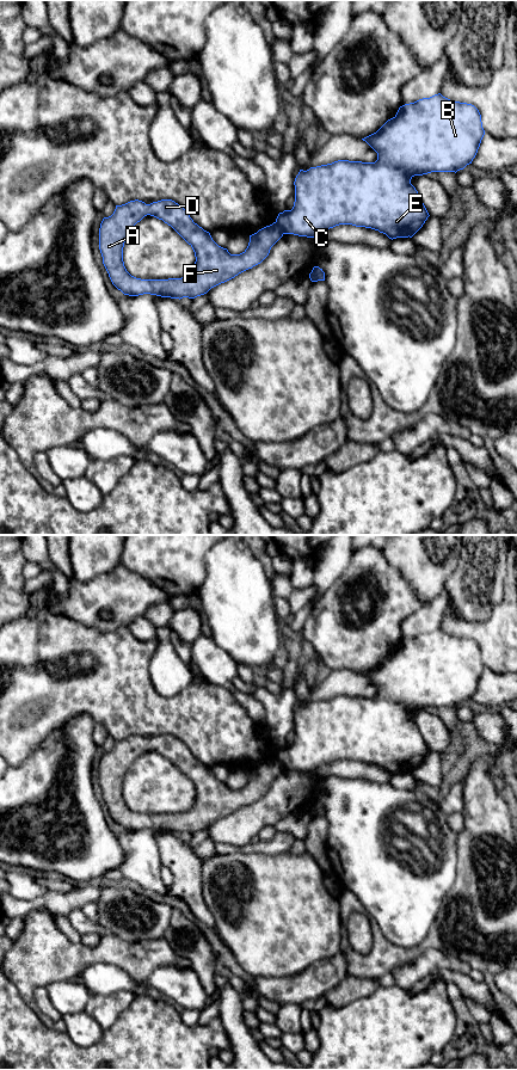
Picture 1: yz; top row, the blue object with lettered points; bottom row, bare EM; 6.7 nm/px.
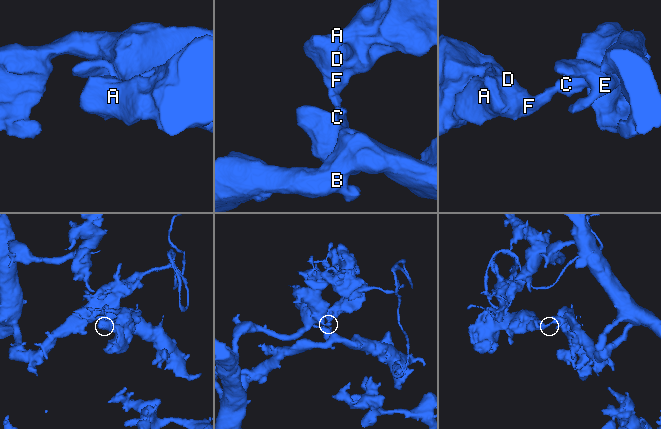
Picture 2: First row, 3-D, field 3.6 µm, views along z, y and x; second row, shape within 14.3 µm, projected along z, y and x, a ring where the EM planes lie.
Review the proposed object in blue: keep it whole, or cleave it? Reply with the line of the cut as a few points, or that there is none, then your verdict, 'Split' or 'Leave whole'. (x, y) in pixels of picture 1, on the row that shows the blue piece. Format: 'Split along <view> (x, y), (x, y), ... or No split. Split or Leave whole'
Split along yz (275, 222), (283, 233). Split

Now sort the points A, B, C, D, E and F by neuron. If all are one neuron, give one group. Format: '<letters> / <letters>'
A D F / B C E

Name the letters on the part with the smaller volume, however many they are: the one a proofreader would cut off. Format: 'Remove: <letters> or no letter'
Remove: A, D, F

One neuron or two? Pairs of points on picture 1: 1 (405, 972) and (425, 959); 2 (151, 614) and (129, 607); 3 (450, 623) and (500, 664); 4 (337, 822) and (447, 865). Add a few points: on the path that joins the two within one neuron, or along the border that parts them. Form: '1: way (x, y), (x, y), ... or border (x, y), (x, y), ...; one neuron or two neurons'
1: way (410, 972), (420, 964); one neuron
2: border (173, 608), (166, 601), (157, 602), (142, 615); two neurons
3: way (465, 628), (473, 629), (493, 650); one neuron
4: way (364, 849), (397, 881), (420, 881); one neuron

